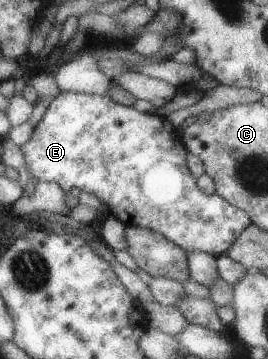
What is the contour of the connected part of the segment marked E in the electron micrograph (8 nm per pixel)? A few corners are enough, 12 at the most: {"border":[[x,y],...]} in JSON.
{"border":[[62,91],[21,148],[35,181],[228,254],[252,223],[201,191],[167,118]]}

